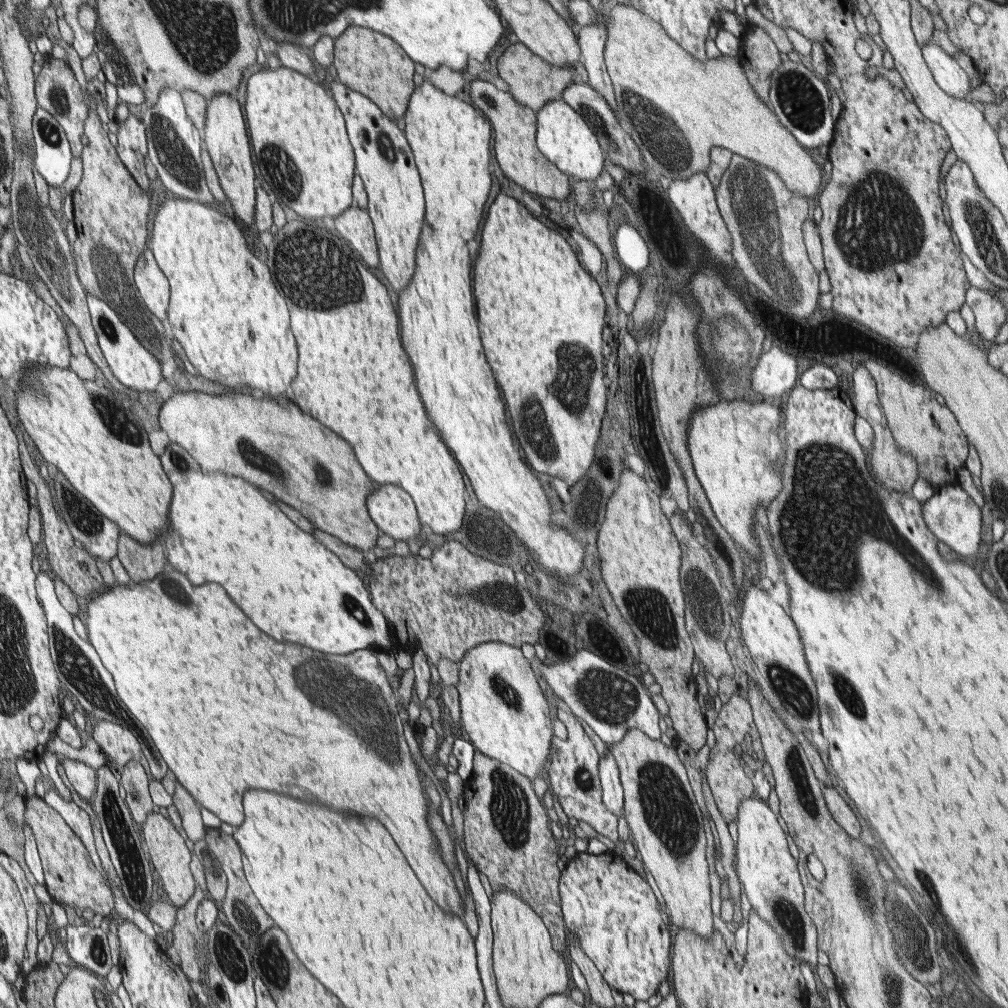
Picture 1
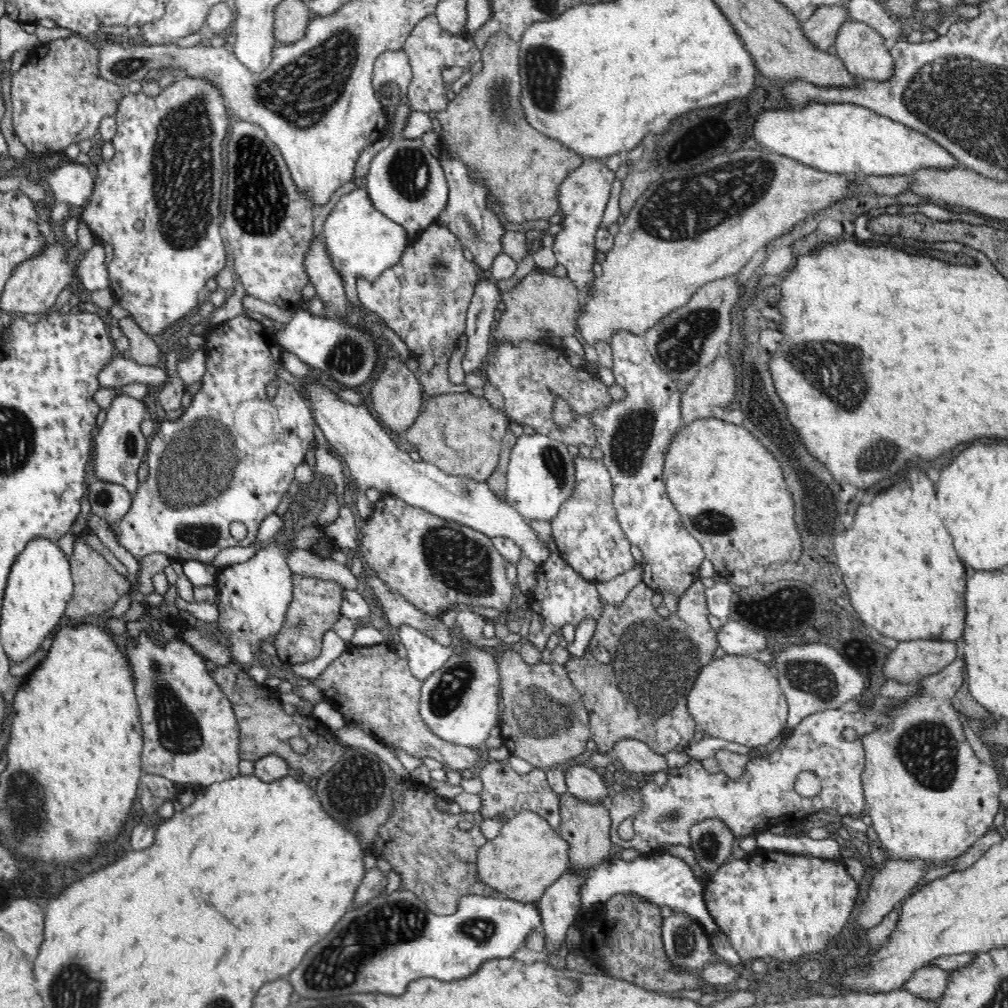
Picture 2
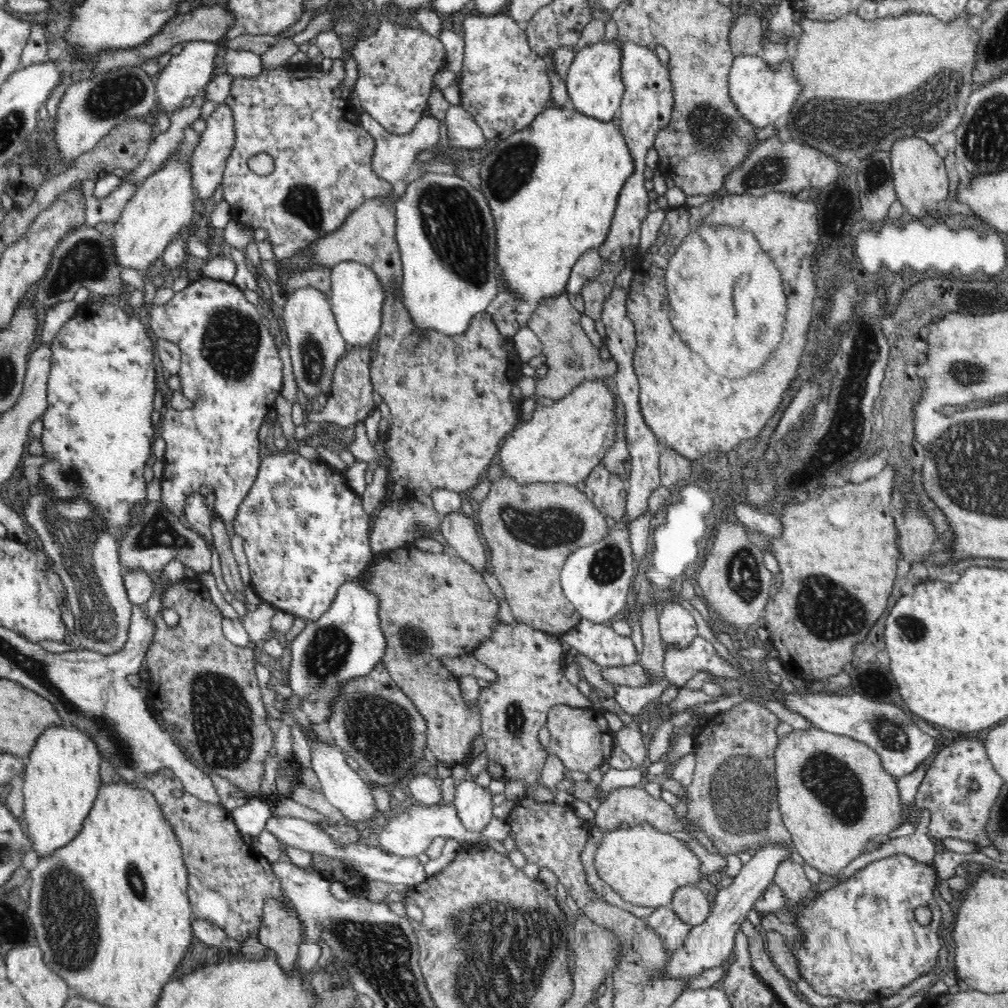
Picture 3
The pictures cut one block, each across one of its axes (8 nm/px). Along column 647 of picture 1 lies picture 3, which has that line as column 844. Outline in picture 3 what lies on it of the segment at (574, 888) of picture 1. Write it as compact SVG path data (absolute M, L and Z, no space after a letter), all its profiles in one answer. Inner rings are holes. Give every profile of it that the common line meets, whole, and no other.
M894 854L876 860L868 868L860 870L850 880L850 884L838 890L832 886L832 890L826 890L826 896L818 904L810 900L794 914L800 928L808 932L810 942L810 954L802 954L800 958L796 958L802 968L802 976L820 994L840 996L850 1002L880 1002L888 996L898 994L902 988L910 986L918 978L932 974L942 950L942 908L936 900L940 890L938 880L940 876L934 862L918 862L906 854ZM918 908L928 908L932 912L930 924L924 926L916 920L914 912Z

